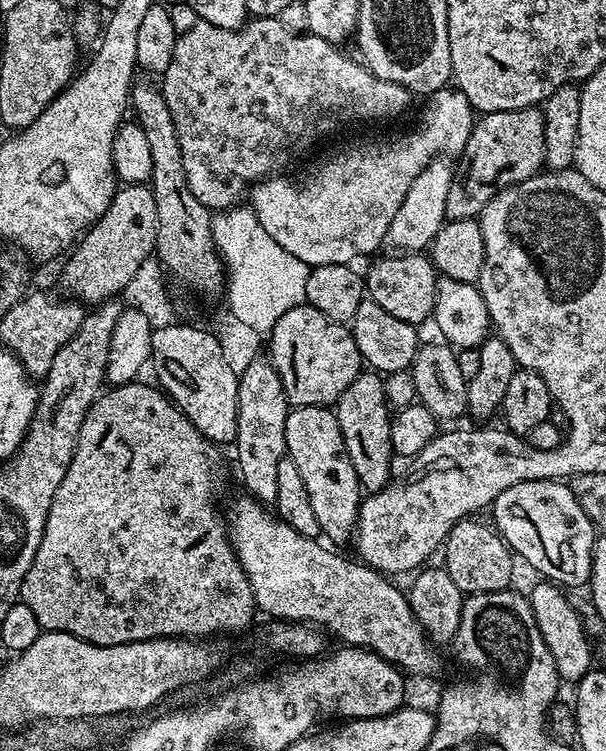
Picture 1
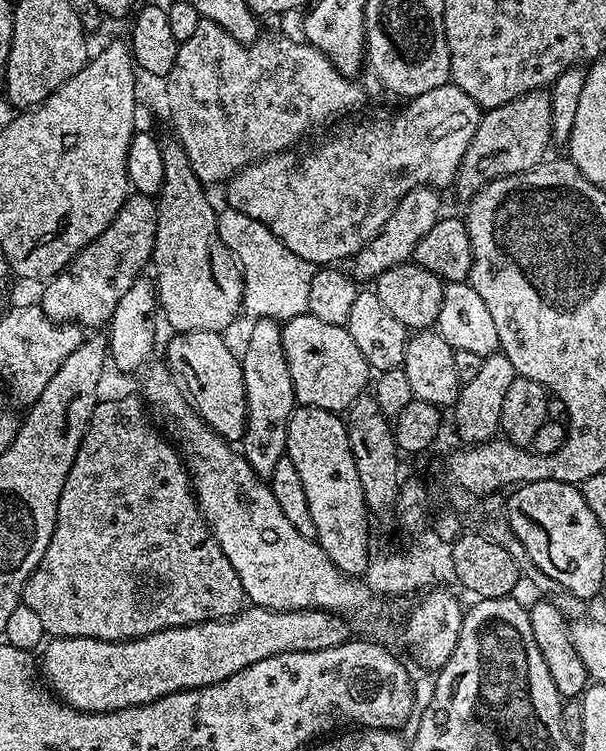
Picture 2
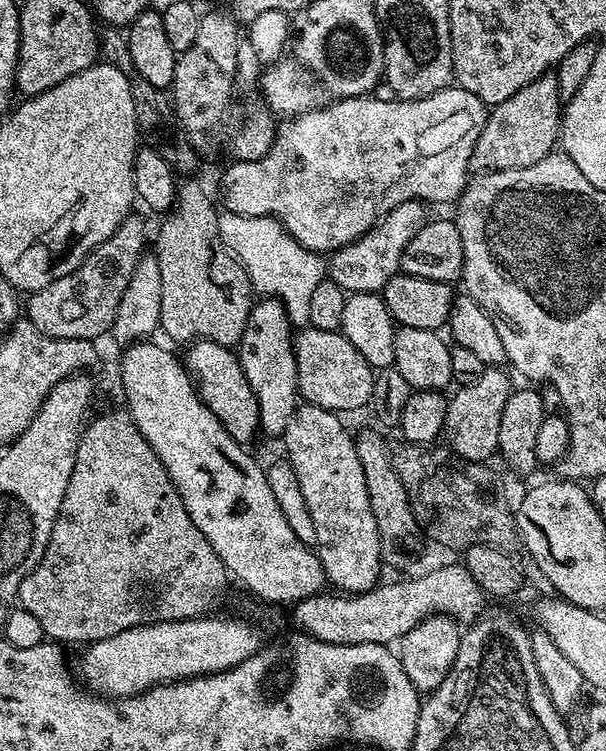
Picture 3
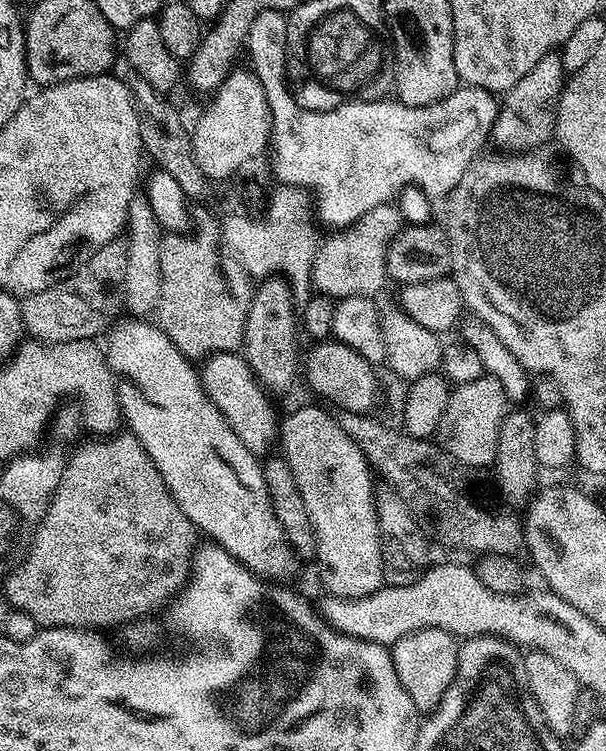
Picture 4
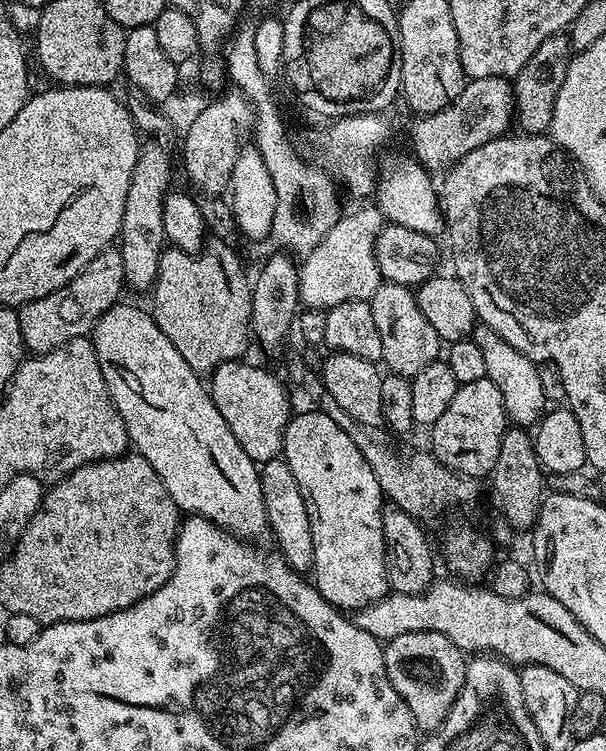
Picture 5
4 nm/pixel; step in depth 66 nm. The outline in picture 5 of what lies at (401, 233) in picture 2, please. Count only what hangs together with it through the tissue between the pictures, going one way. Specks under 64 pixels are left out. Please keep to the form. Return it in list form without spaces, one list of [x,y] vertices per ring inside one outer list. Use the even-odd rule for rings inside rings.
[[[375,206],[345,211],[330,226],[328,233],[299,261],[300,304],[308,308],[327,310],[338,302],[347,300],[371,301],[374,290],[382,282],[374,254],[376,235],[386,221],[380,209]],[[304,260],[304,261],[303,261]]]

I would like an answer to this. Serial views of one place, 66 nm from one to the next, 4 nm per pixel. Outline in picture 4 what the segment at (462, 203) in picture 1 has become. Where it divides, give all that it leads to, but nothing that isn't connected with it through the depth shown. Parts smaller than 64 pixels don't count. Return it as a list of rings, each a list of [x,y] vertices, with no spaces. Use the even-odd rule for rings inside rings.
[[[559,51],[547,52],[538,58],[538,63],[520,81],[514,82],[508,92],[503,93],[496,109],[491,143],[496,143],[500,147],[497,149],[504,154],[530,152],[534,148],[545,147],[556,135],[556,115],[565,83],[566,73]]]

